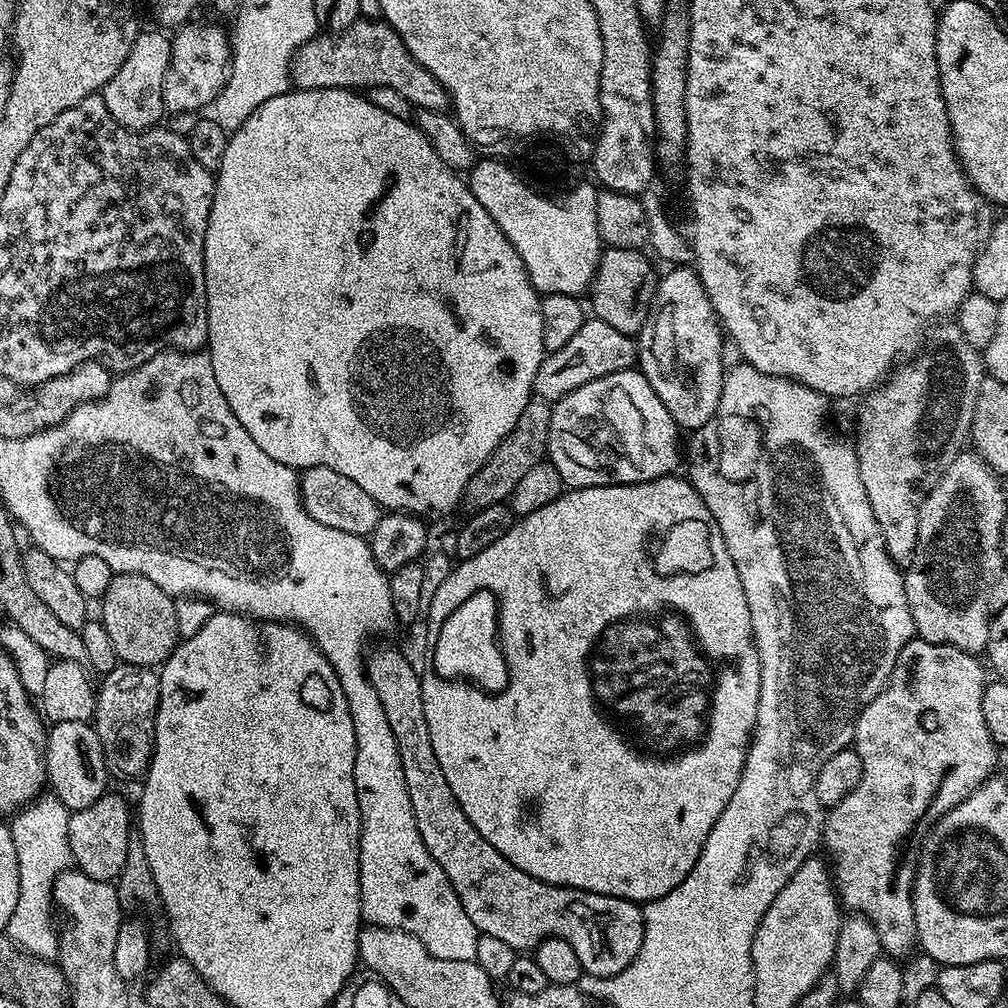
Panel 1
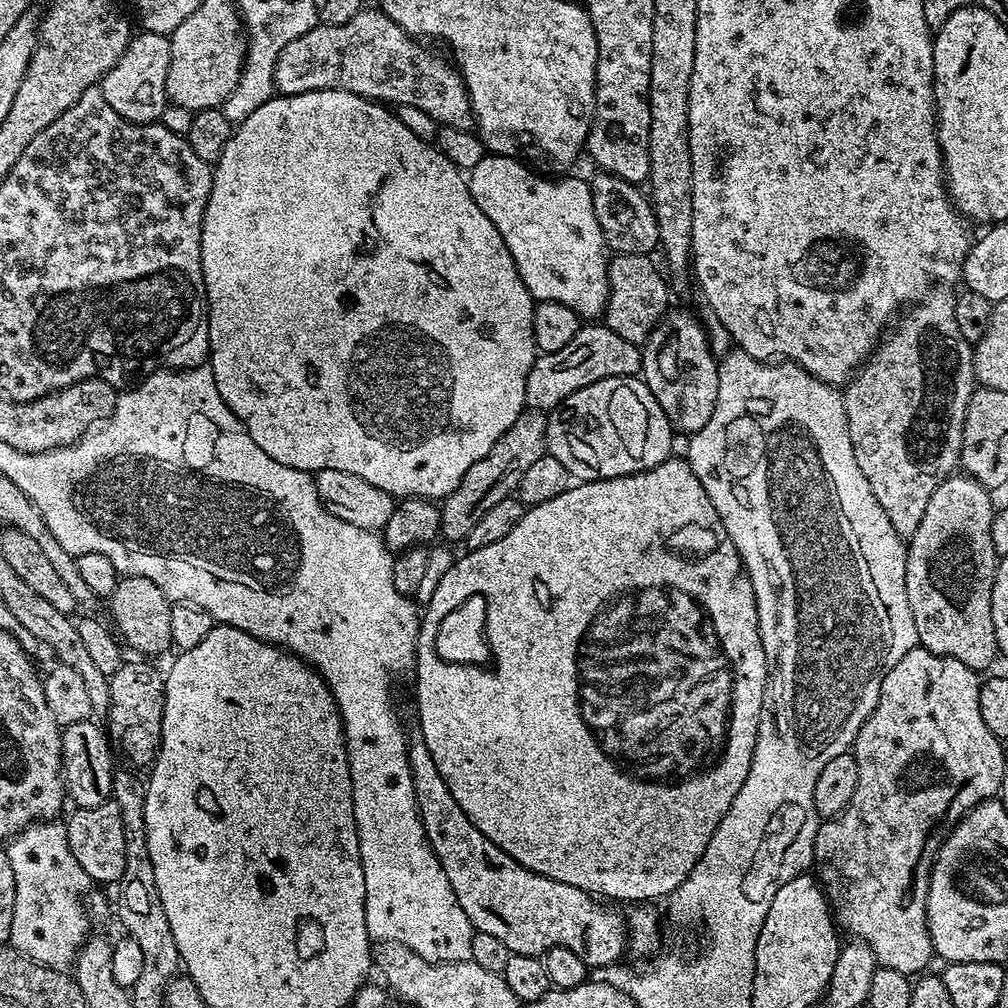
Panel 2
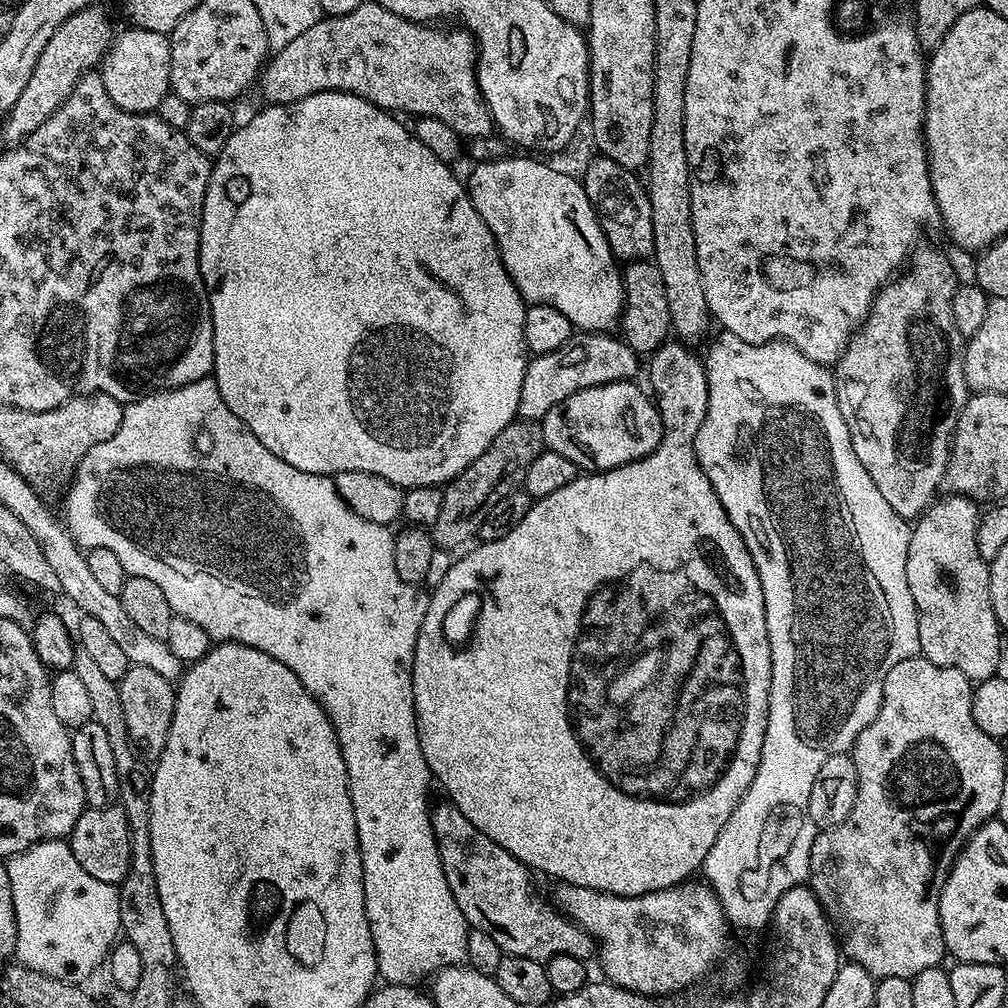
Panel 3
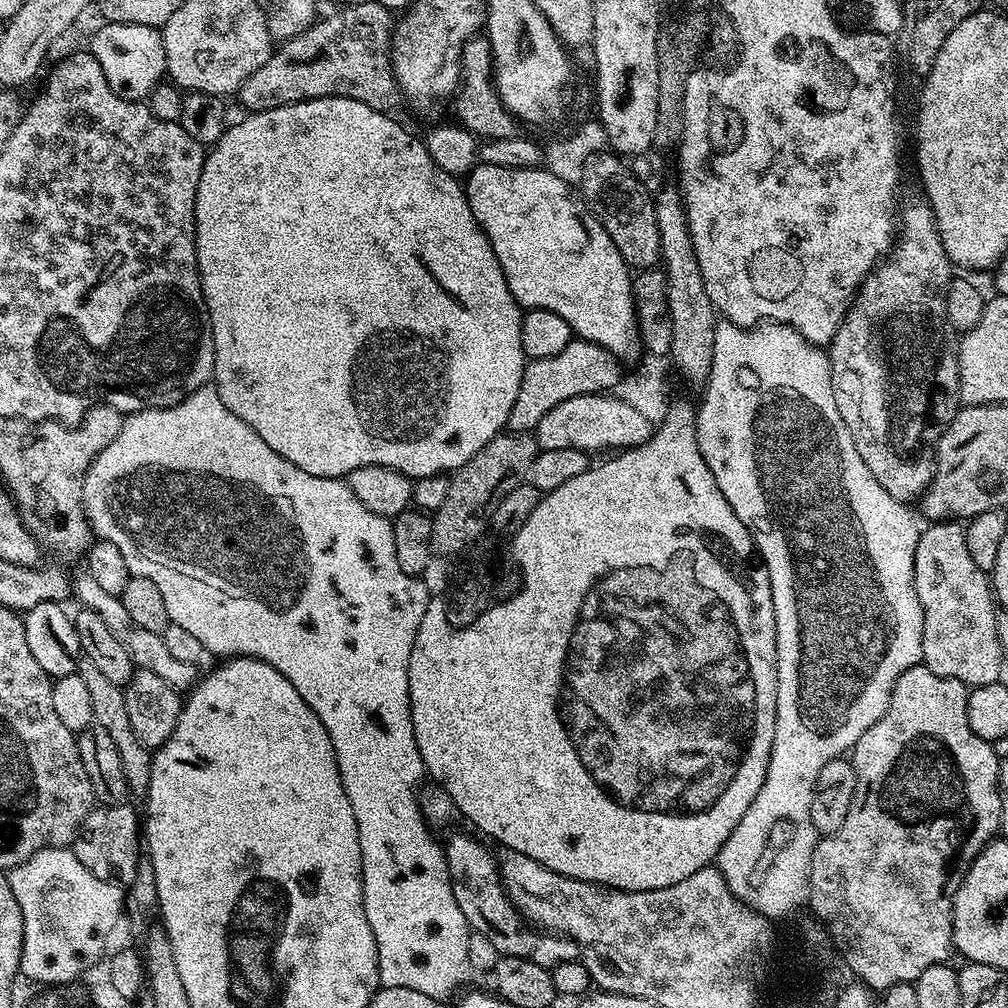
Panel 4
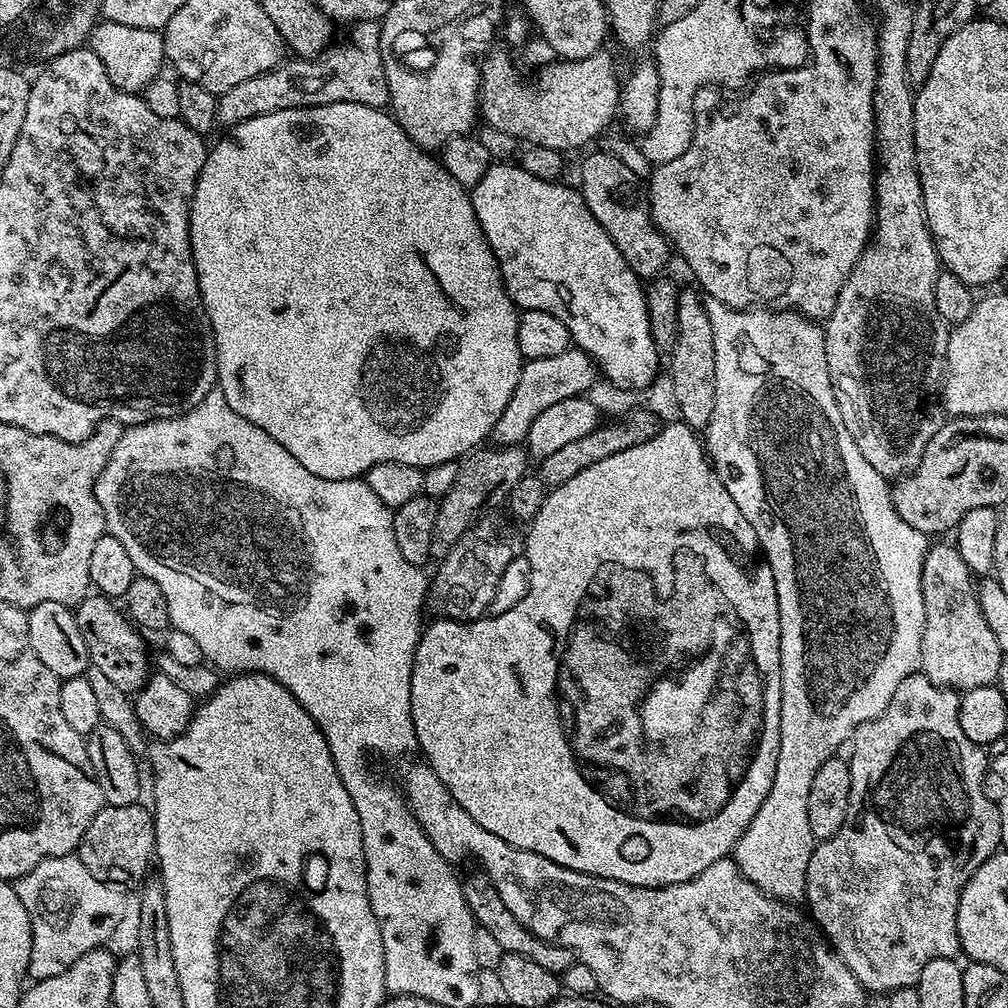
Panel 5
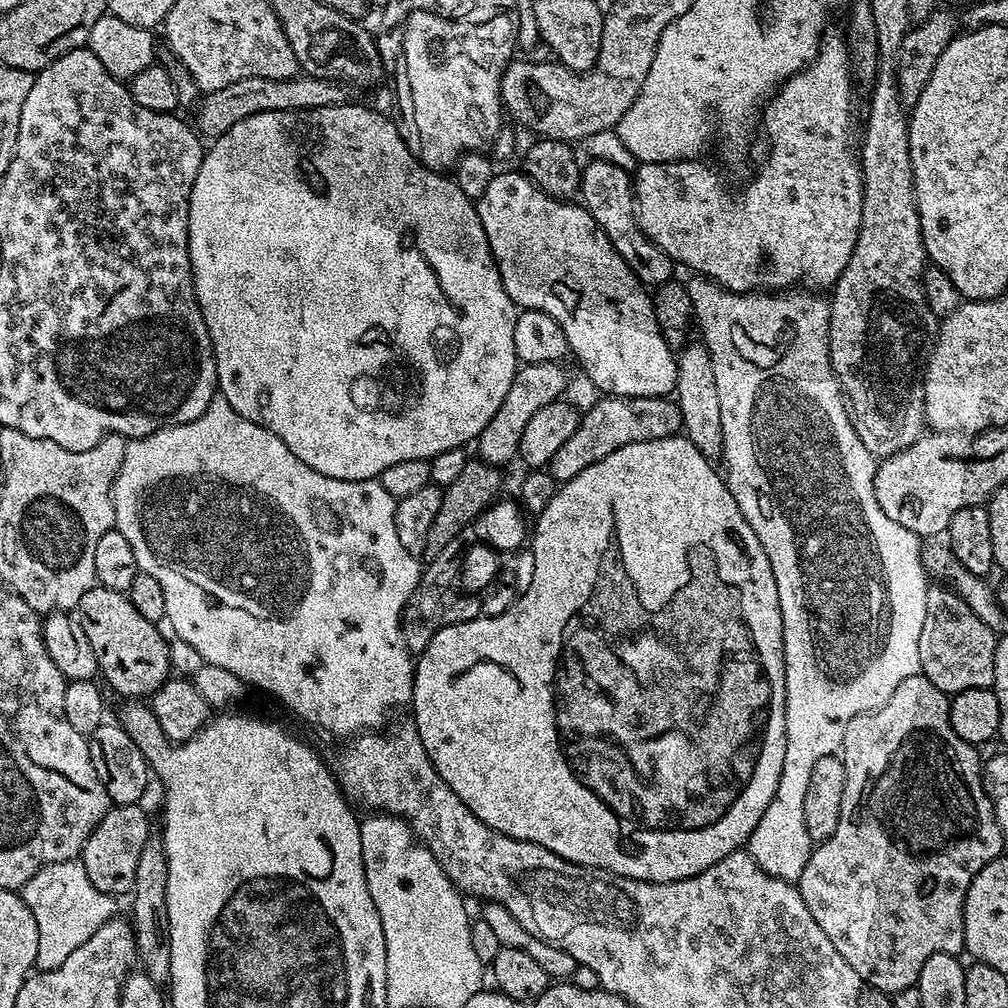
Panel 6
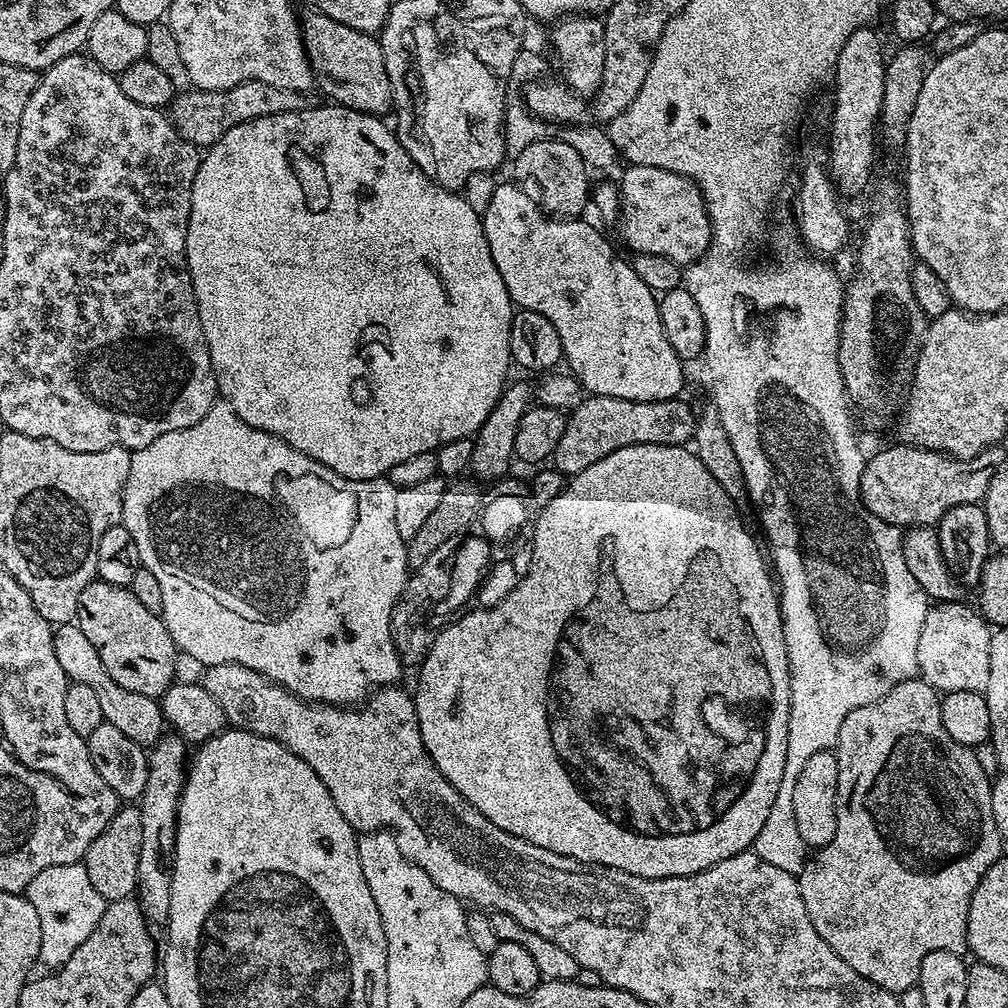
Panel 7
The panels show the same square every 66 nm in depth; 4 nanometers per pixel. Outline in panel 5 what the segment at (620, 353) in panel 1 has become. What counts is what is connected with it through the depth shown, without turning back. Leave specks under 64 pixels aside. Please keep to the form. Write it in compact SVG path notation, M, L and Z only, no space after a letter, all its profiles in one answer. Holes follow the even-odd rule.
M575 346L567 348L562 354L554 354L554 358L524 360L518 374L518 386L514 386L514 394L510 394L506 410L502 410L498 422L494 422L491 443L502 448L523 445L530 434L530 426L534 426L534 418L538 418L546 406L554 406L554 402L562 402L565 398L582 396L597 380L596 363Z

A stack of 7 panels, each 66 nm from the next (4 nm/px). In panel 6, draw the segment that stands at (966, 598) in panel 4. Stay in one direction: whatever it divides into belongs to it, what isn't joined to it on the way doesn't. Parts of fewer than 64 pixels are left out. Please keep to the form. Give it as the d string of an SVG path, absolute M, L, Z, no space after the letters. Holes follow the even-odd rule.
M947 586L929 587L926 594L926 622L918 637L918 658L922 675L938 690L955 694L962 690L991 688L994 682L994 654L997 633L992 632Z

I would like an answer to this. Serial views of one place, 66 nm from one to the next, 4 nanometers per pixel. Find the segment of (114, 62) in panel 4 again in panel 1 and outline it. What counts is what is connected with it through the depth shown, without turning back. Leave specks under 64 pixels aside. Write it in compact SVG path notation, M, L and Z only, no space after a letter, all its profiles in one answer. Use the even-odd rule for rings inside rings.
M141 31L137 35L134 46L130 46L130 54L126 54L126 62L122 62L118 74L114 74L114 78L110 78L110 82L102 89L106 110L123 128L131 128L134 132L157 127L166 112L162 102L162 82L170 66L172 42L167 35L163 36L163 31L157 31Z

